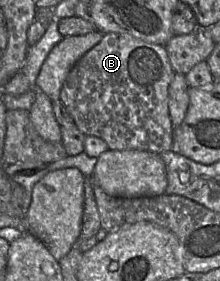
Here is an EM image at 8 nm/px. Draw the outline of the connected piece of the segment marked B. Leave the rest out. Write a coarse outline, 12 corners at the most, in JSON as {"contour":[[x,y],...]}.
{"contour":[[107,33],[60,99],[109,149],[172,150],[165,46]]}

